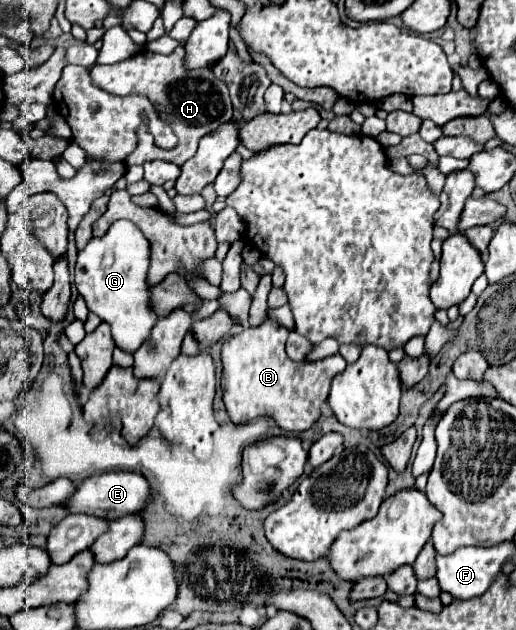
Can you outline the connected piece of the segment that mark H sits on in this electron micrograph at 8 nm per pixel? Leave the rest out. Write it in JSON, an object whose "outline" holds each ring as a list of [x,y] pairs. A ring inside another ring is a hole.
{"outline":[[[178,45],[170,55],[160,55],[160,53],[152,53],[144,49],[136,53],[134,57],[114,63],[114,65],[94,65],[90,69],[90,75],[94,79],[94,85],[102,87],[108,93],[118,96],[146,95],[156,105],[156,111],[160,113],[160,117],[172,125],[178,137],[176,149],[172,151],[158,149],[153,136],[147,132],[145,120],[137,130],[138,144],[132,151],[132,155],[126,159],[126,165],[142,165],[144,161],[150,161],[150,159],[162,159],[162,161],[170,161],[176,165],[184,165],[186,159],[190,159],[196,153],[198,141],[204,135],[216,131],[222,123],[232,119],[232,103],[228,97],[226,83],[216,79],[210,67],[188,71],[184,67],[184,47],[182,45]],[[136,63],[148,63],[148,65],[136,65]],[[136,67],[148,67],[148,69],[136,69]]]}

